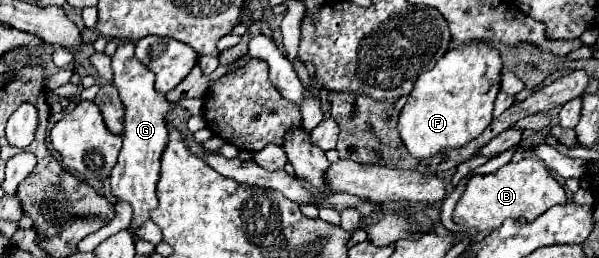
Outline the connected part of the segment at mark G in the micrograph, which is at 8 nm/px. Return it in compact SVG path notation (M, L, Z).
M120 42L116 54L112 56L112 70L114 70L114 86L120 92L120 98L126 106L126 118L124 118L124 146L120 150L118 162L110 176L112 194L116 200L130 202L134 208L132 224L140 226L150 218L150 210L158 206L156 198L156 180L160 176L160 154L166 148L168 142L168 128L166 128L166 112L172 106L182 106L189 109L193 116L203 114L204 100L200 98L184 98L176 104L170 104L162 94L156 94L154 88L154 74L148 72L146 66L138 62L134 56L134 44L132 42Z

